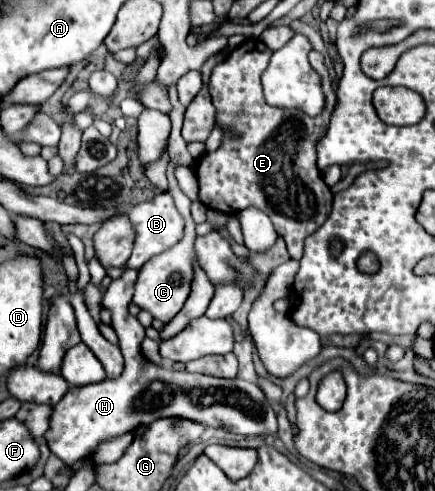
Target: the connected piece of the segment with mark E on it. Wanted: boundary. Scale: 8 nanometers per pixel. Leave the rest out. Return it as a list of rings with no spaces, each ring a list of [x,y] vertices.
[[[246,38],[240,48],[234,48],[230,56],[212,70],[208,90],[216,106],[216,122],[222,122],[222,126],[230,128],[238,138],[226,138],[216,152],[202,154],[196,162],[196,176],[200,182],[200,200],[206,208],[228,216],[250,206],[260,208],[270,216],[278,236],[286,240],[292,260],[300,260],[304,240],[324,224],[332,208],[332,192],[316,166],[316,144],[328,130],[336,94],[324,66],[324,56],[312,50],[308,60],[322,79],[326,97],[324,112],[306,116],[296,110],[266,104],[260,76],[270,56],[272,50],[260,38]]]

